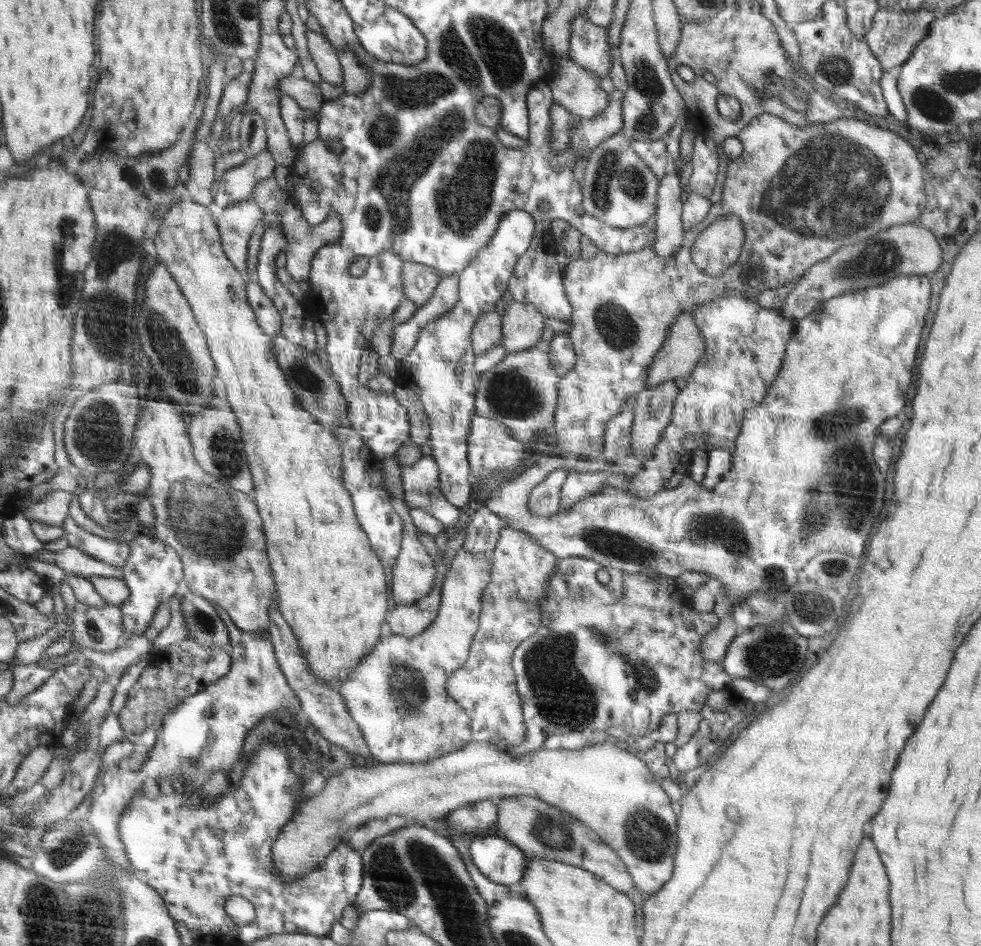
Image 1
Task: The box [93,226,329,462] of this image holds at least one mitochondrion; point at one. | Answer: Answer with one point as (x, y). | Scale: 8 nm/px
(172, 354)

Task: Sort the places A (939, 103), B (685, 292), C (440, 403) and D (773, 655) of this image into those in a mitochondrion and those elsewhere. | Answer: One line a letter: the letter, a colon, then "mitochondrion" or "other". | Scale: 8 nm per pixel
A: mitochondrion
B: other
C: other
D: mitochondrion

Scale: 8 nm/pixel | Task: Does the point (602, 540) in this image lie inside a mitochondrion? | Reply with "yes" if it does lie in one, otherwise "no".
yes

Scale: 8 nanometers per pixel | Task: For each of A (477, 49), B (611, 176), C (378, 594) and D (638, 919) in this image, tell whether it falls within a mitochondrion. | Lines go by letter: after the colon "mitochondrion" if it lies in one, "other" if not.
A: mitochondrion
B: mitochondrion
C: other
D: other

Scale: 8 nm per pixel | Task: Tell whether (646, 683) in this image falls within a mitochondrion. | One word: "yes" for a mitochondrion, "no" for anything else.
yes

